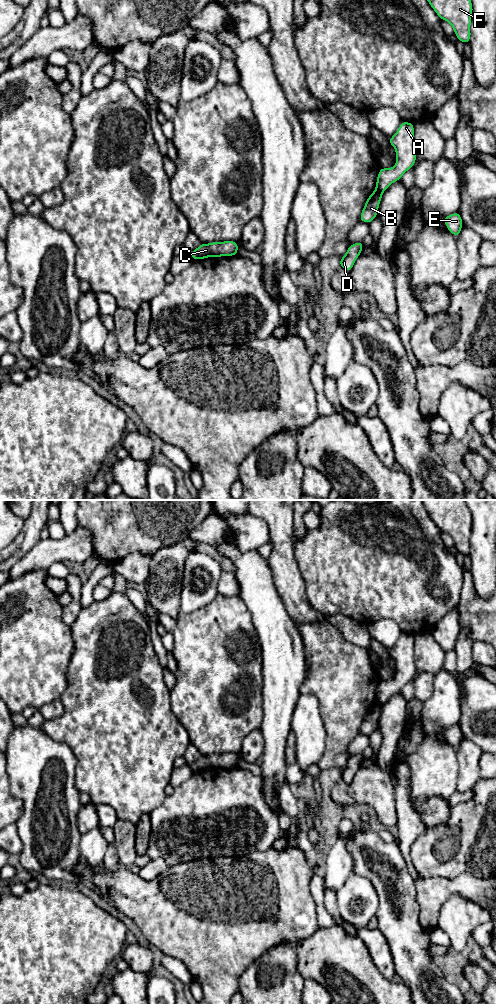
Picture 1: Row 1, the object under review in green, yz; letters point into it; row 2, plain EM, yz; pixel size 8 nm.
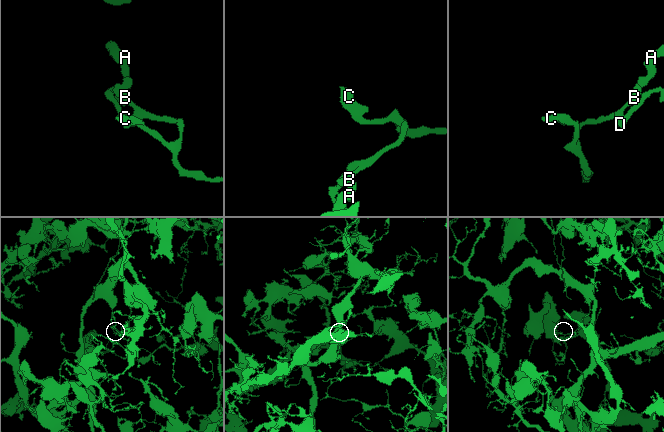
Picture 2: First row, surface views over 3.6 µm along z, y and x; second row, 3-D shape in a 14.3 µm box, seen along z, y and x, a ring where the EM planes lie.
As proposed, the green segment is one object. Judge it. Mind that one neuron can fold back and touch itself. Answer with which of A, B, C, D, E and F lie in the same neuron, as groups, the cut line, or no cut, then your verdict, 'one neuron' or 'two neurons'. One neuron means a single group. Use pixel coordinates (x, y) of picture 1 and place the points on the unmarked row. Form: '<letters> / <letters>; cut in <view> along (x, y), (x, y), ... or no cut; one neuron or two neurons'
A F / B C D E; cut in yz along (376, 699), (382, 705); two neurons

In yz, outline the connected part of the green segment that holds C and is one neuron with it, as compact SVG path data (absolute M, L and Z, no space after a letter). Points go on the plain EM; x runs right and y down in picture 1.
M237 753L201 755L197 761L189 764L193 772L205 771L208 769L230 769L238 767Z

